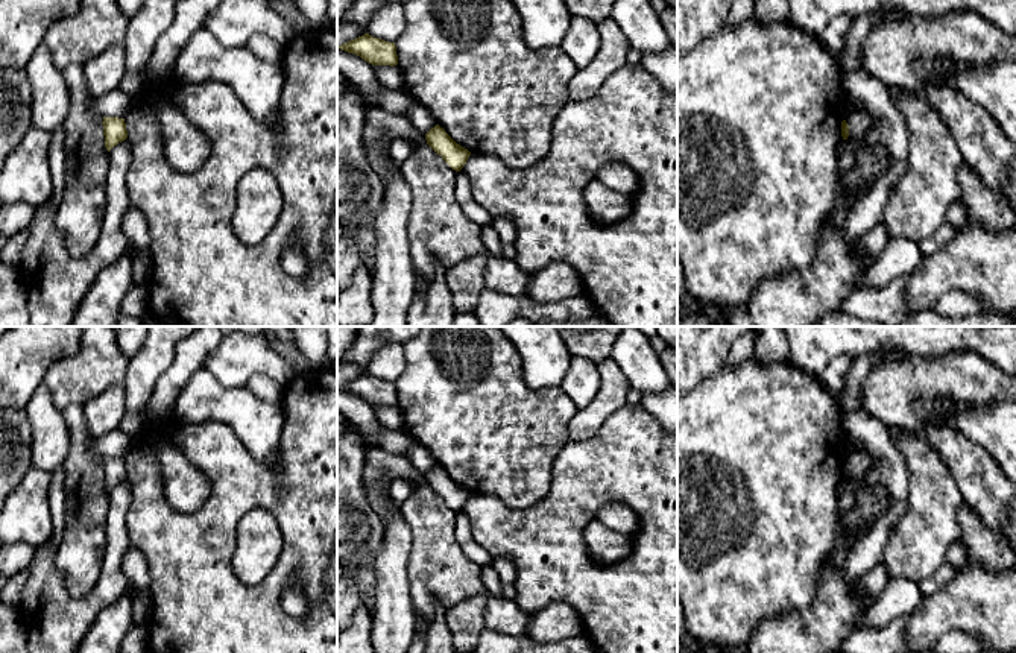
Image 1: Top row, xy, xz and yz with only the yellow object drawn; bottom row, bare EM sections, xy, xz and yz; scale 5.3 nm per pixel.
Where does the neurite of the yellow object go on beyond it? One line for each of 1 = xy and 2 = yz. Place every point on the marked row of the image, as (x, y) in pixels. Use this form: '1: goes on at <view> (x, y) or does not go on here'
1: does not go on here
2: does not go on here

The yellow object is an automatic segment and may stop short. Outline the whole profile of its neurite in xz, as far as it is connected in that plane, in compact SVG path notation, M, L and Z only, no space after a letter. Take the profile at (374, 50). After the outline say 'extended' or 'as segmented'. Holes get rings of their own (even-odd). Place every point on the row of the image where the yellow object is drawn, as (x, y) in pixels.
M364 33L337 47L348 53L354 53L360 56L361 59L364 59L372 65L393 67L398 64L395 43L389 43L380 38L371 36L369 33Z; as segmented

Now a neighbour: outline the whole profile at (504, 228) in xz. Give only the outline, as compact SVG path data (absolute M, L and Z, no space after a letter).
M497 217L497 219L492 219L491 225L495 228L503 244L515 244L516 228L513 222L510 222L506 217Z

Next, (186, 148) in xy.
M175 76L167 82L147 79L144 88L131 96L131 109L149 106L159 125L167 162L182 173L196 172L208 158L210 140L173 102L172 93L179 87Z

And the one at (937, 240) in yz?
M945 222L934 234L919 241L922 257L928 257L943 249L958 232L960 228Z

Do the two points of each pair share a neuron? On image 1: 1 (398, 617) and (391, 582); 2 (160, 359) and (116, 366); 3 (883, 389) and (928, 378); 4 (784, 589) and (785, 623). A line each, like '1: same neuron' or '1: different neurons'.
1: same neuron
2: different neurons
3: same neuron
4: different neurons

